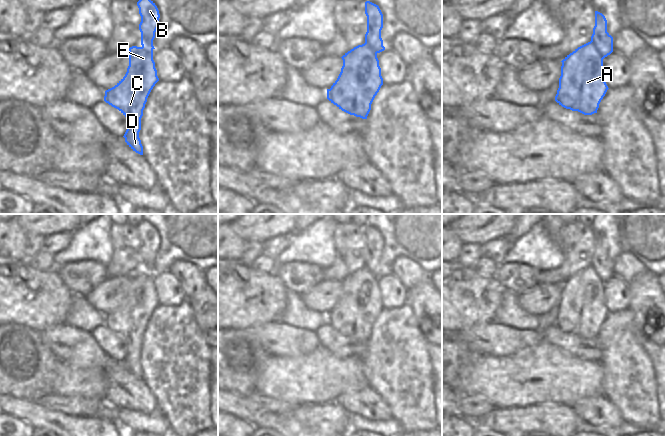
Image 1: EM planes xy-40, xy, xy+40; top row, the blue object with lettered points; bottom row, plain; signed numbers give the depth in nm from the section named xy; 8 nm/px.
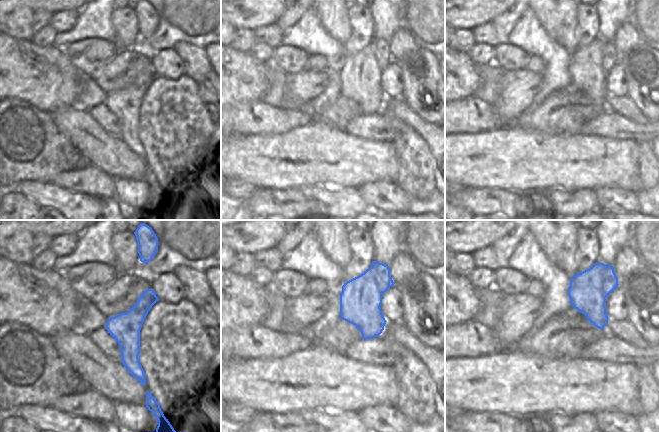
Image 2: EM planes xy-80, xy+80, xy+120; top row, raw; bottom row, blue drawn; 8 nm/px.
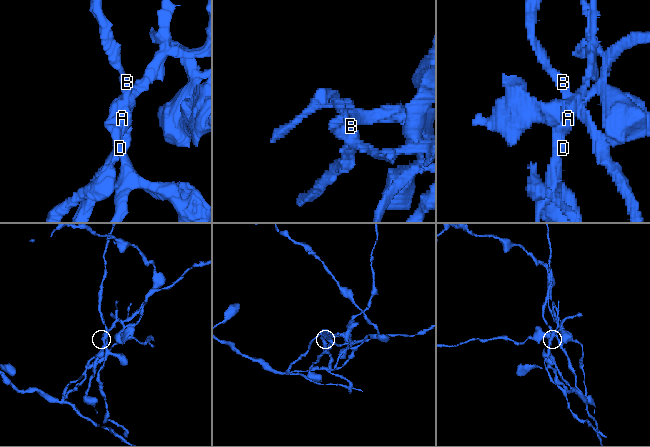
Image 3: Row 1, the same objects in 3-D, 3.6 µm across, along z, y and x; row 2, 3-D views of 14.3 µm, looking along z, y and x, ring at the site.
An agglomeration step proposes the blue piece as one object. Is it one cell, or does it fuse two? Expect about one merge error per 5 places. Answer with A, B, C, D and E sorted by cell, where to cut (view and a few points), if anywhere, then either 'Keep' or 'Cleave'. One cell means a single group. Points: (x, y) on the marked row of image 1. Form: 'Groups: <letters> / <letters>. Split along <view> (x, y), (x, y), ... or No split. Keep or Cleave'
Groups: A C D E / B. Split along xy+40 (591, 40), (603, 58). Cleave.

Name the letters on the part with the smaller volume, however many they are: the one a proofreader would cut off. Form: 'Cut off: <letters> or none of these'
Cut off: B

